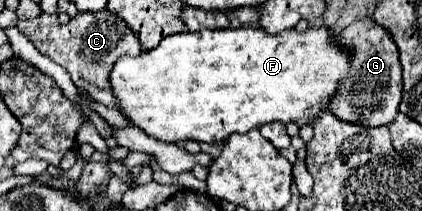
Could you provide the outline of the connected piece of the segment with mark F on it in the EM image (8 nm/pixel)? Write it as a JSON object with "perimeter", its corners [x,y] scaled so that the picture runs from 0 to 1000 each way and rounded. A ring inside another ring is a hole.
{"perimeter":[[[566,128],[566,137],[472,137],[462,156],[448,156],[448,147],[415,156],[396,185],[386,185],[377,204],[377,223],[367,223],[358,242],[339,242],[325,270],[291,261],[268,308],[263,355],[258,355],[258,393],[268,422],[268,460],[277,469],[282,526],[310,573],[315,602],[334,611],[353,649],[367,649],[367,659],[391,668],[391,678],[424,678],[424,668],[457,659],[472,678],[509,687],[519,668],[533,668],[552,630],[585,630],[590,611],[614,611],[618,592],[633,592],[647,573],[671,573],[671,583],[704,573],[709,592],[742,583],[746,555],[756,555],[756,536],[765,517],[775,517],[775,479],[784,479],[784,441],[794,441],[794,422],[803,422],[803,365],[813,365],[813,346],[822,346],[822,251],[803,251],[803,232],[794,232],[794,185],[784,175],[784,147],[775,128],[742,128],[742,137],[727,137],[718,156],[685,137],[685,147],[666,147],[656,166],[637,166],[623,137]]]}

